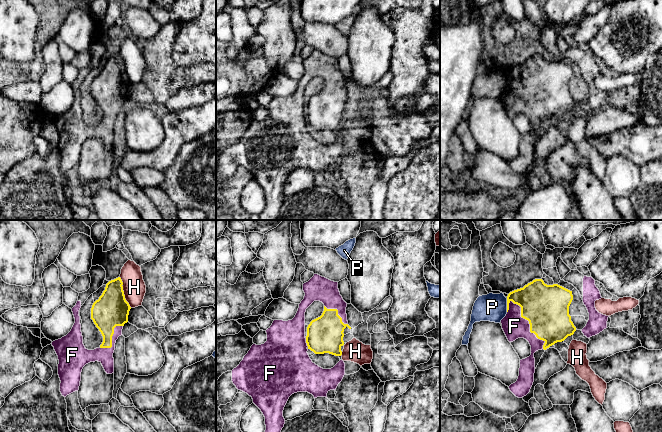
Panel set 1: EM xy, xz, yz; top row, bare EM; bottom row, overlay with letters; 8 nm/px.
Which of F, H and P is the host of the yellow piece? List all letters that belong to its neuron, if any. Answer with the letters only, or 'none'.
F

